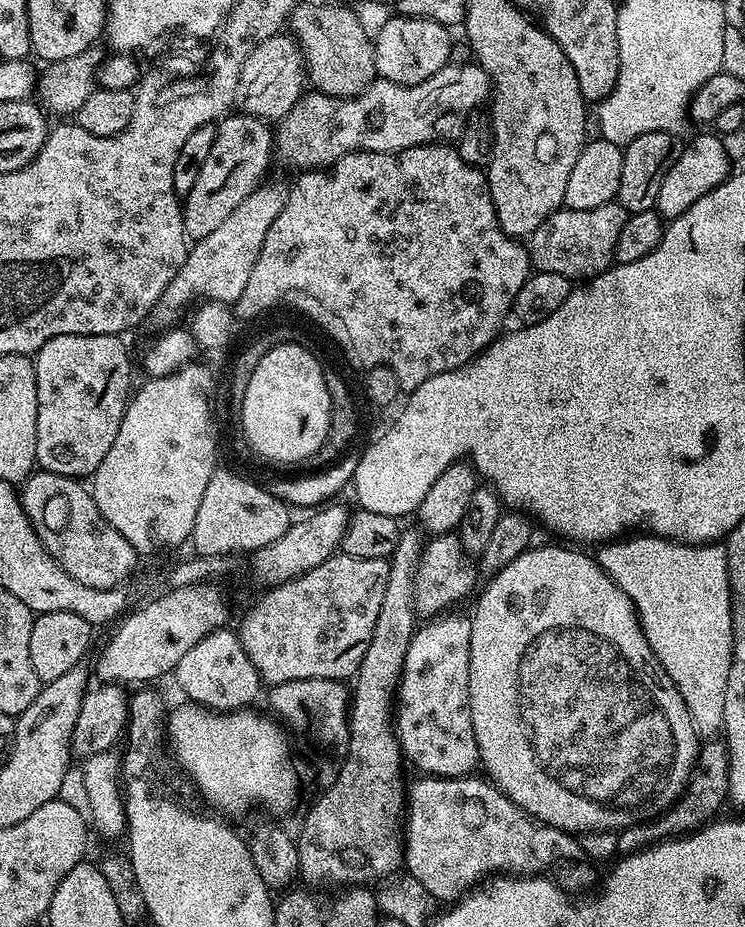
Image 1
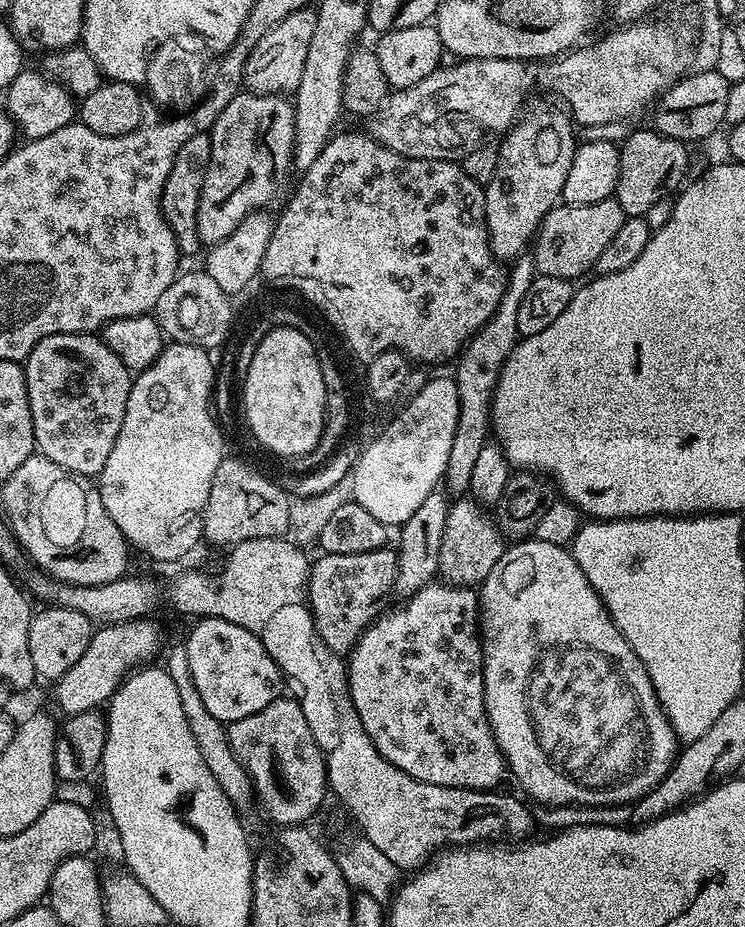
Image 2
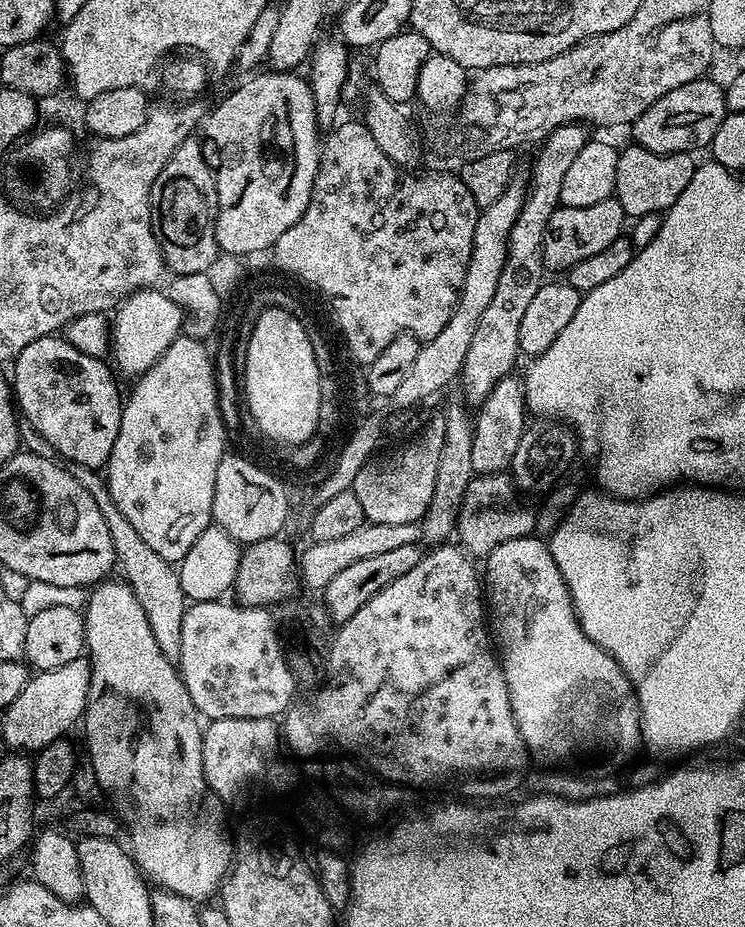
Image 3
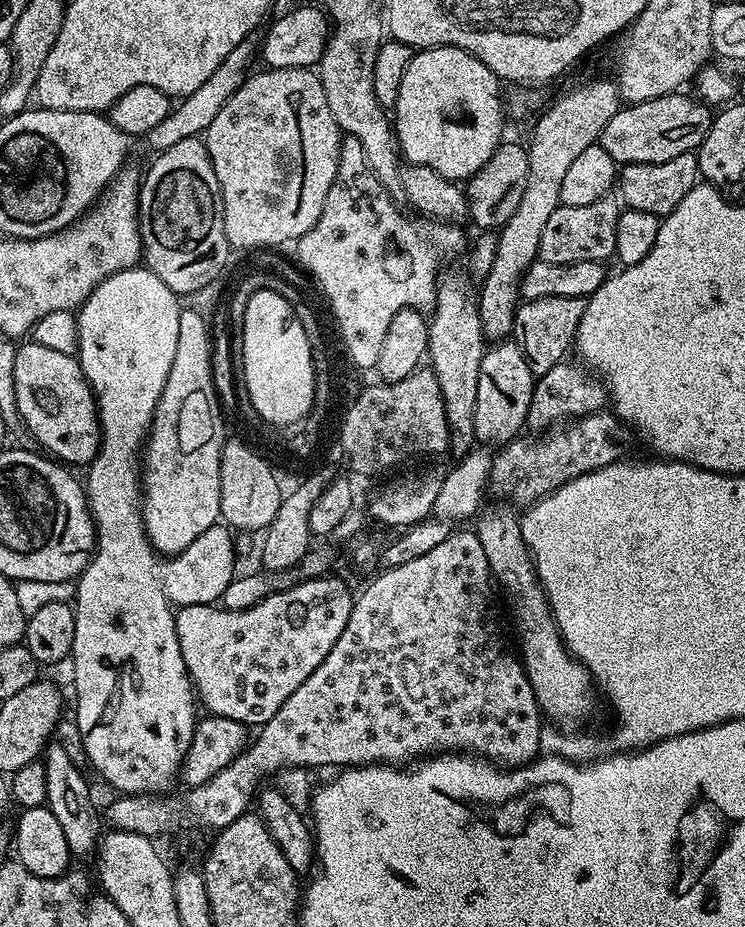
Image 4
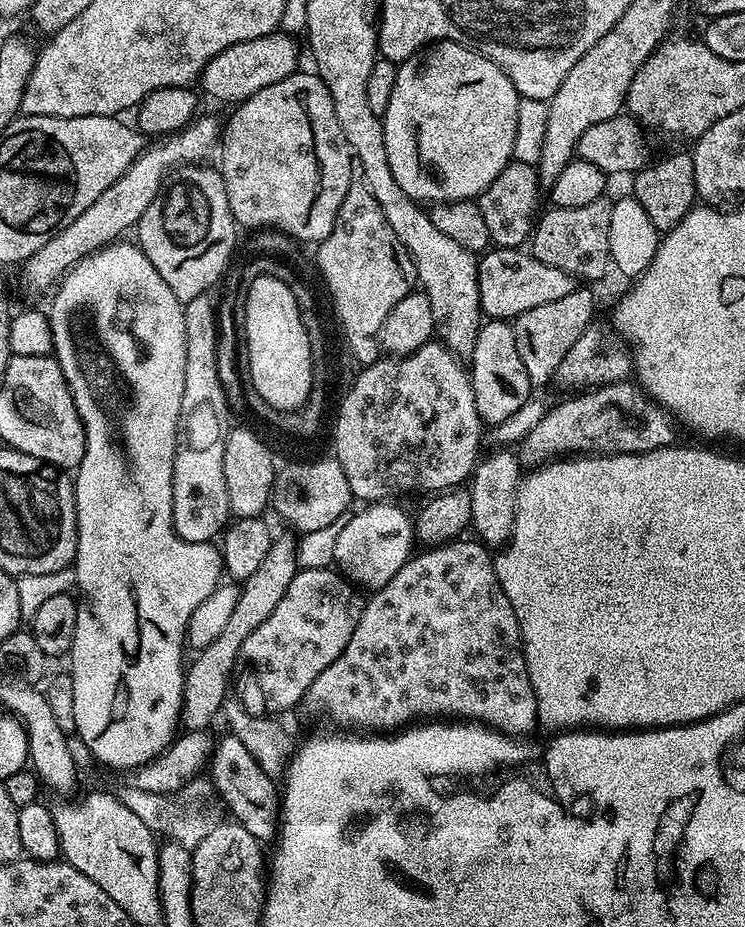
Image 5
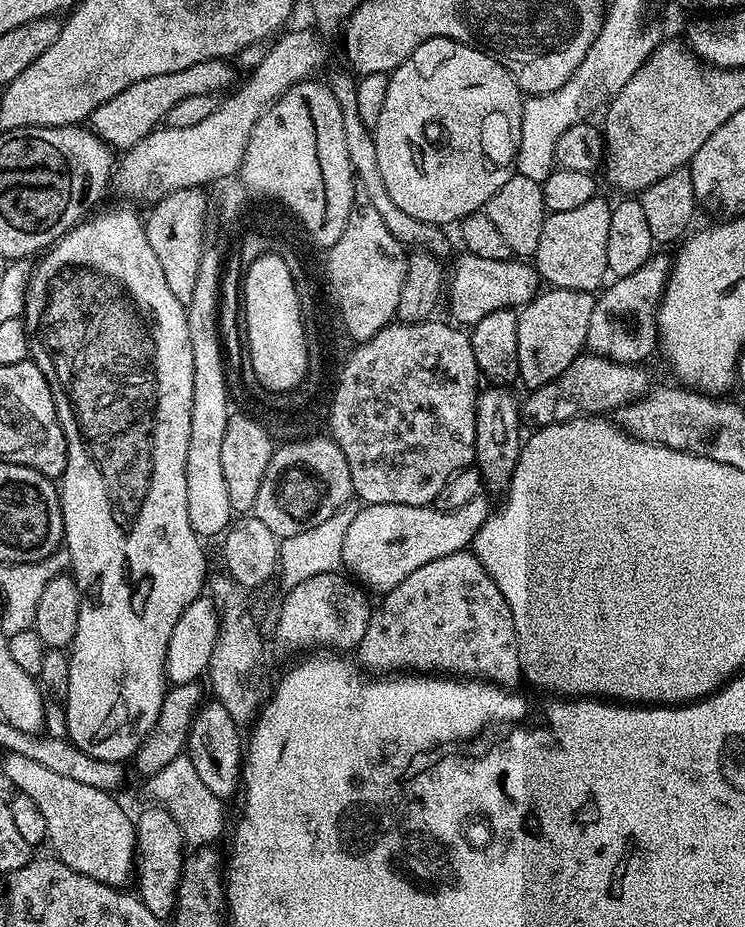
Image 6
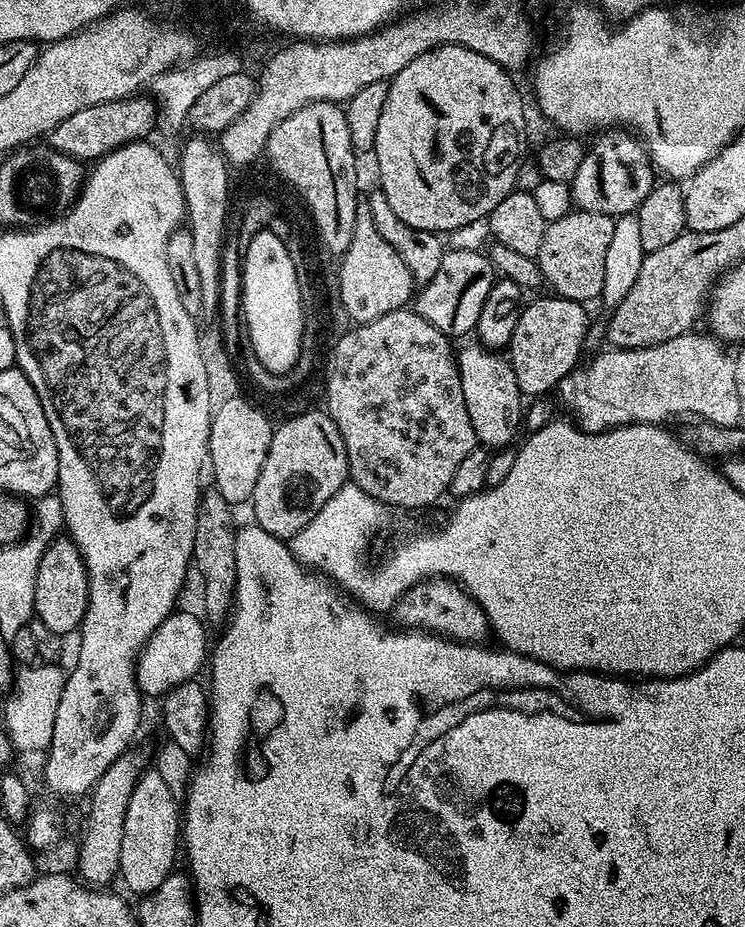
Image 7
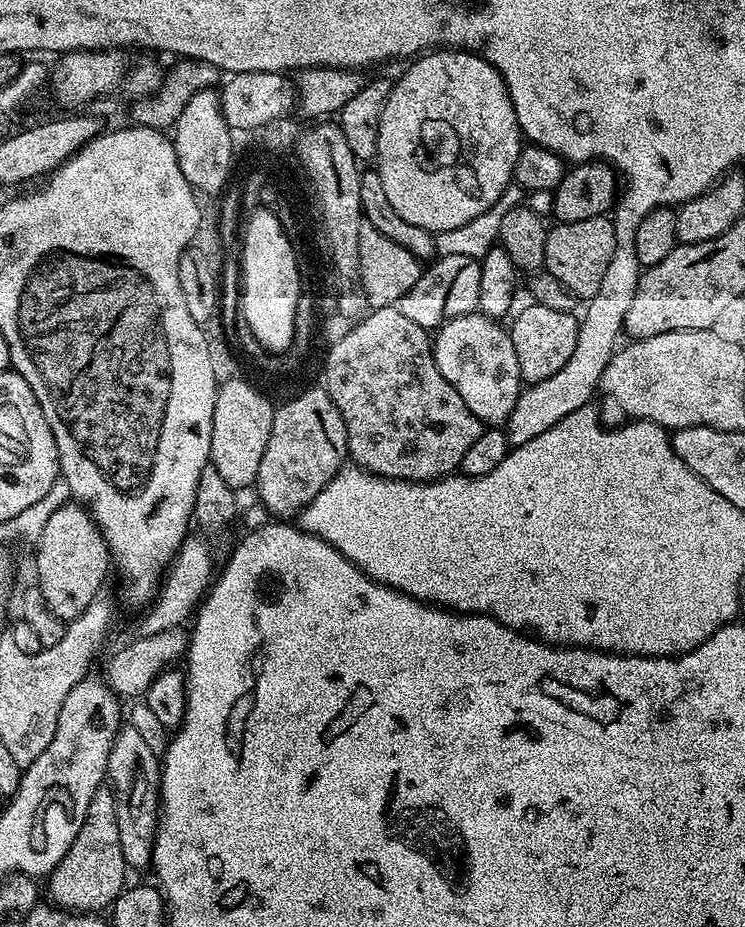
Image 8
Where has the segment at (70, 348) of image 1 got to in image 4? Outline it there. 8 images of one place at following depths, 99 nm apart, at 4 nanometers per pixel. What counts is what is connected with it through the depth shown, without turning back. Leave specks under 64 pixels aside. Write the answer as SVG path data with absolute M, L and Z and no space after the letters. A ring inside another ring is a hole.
M35 342L24 343L17 347L14 358L14 394L28 433L49 457L65 465L91 464L100 452L100 414L79 359Z

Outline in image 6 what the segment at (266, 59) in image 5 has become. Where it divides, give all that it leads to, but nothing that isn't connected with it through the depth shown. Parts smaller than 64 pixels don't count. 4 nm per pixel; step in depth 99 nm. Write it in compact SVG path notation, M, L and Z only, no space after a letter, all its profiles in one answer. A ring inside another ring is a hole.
M227 59L207 60L194 62L194 66L186 66L186 70L174 70L174 74L154 74L154 78L142 78L142 82L126 86L122 94L114 94L110 102L102 102L102 106L92 112L90 127L113 150L133 148L135 144L142 142L142 138L146 138L146 134L167 121L170 110L178 106L182 98L194 98L194 94L216 96L231 89L232 70L234 71L233 65Z

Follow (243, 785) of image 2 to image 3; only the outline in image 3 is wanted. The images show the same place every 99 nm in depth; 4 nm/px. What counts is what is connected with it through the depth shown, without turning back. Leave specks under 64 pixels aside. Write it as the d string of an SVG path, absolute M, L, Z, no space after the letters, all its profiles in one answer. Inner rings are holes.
M69 463L68 472L98 502L98 510L102 510L102 518L106 518L106 526L110 526L110 542L114 542L114 554L118 561L118 572L132 587L132 592L138 598L142 610L146 610L146 620L154 630L154 640L166 654L170 661L179 661L182 650L182 618L186 607L186 597L182 590L179 571L174 567L173 561L162 558L153 548L138 535L134 525L126 519L126 514L114 506L114 498L110 498L108 481L97 469L81 464Z

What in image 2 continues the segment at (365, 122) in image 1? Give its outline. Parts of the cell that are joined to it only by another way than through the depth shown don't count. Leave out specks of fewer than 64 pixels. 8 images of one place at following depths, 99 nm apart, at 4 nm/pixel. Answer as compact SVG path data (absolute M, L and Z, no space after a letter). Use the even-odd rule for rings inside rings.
M502 58L461 59L453 68L441 66L426 78L422 78L422 82L393 91L384 101L379 112L371 117L370 135L382 146L406 158L463 161L466 154L481 151L485 143L484 135L487 132L496 131L497 134L503 134L516 123L525 107L523 104L528 91L536 84L536 68L537 65L532 62L525 63L522 60L503 60Z

